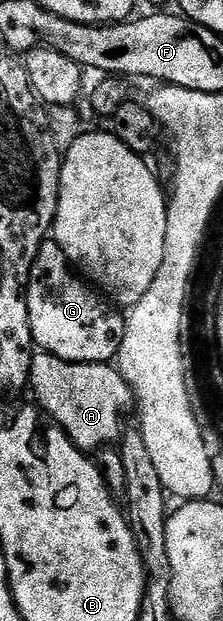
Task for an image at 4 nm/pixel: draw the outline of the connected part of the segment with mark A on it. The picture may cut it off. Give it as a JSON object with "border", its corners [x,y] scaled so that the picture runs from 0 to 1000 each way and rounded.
{"border":[[[202,568],[157,570],[126,623],[170,634],[166,654],[242,673],[229,676],[314,702],[314,709],[368,726],[422,729],[534,705],[547,667],[578,649],[587,654],[592,631],[525,589],[493,585],[363,586],[368,610],[332,610],[332,597],[336,586]]]}

